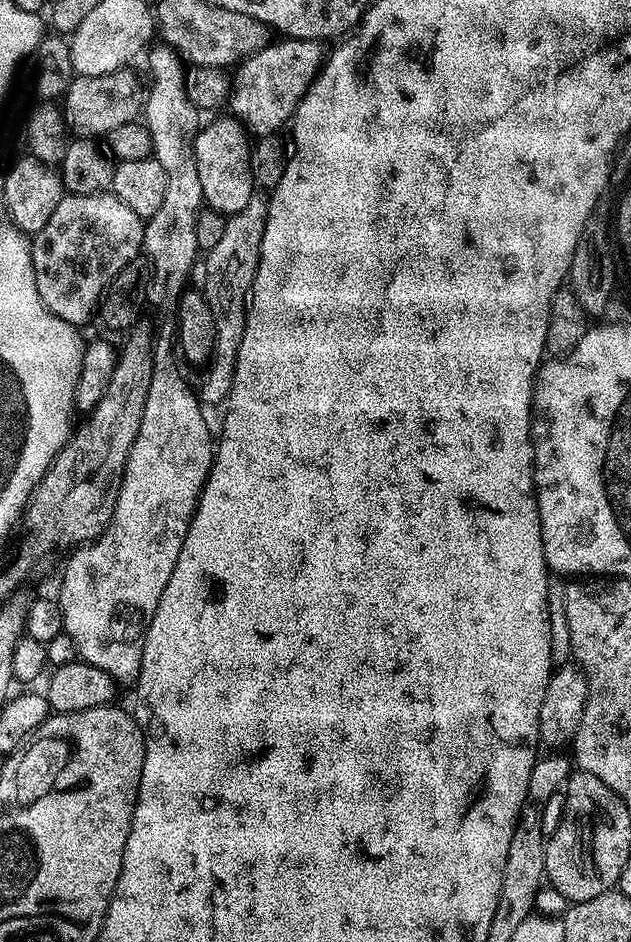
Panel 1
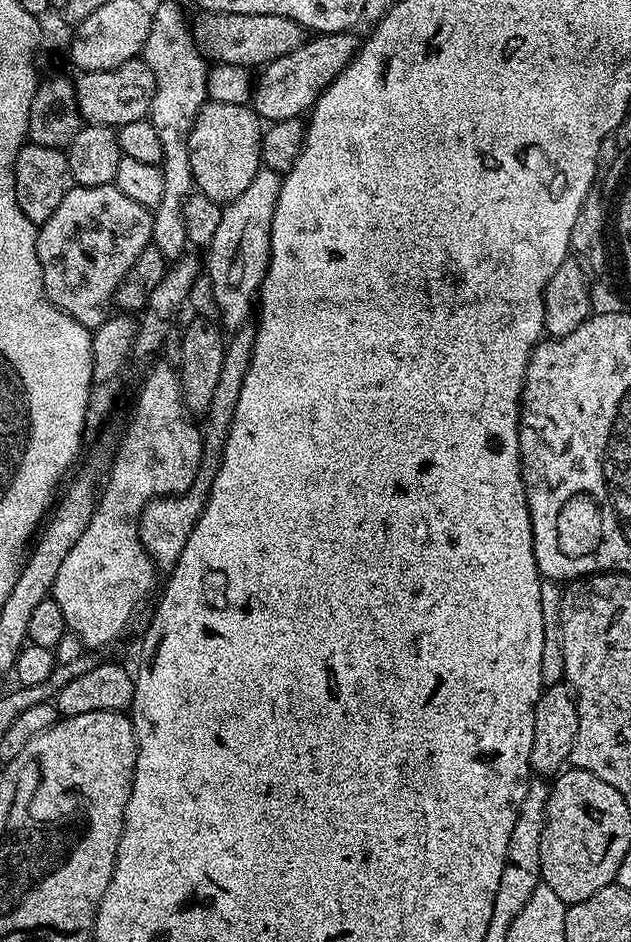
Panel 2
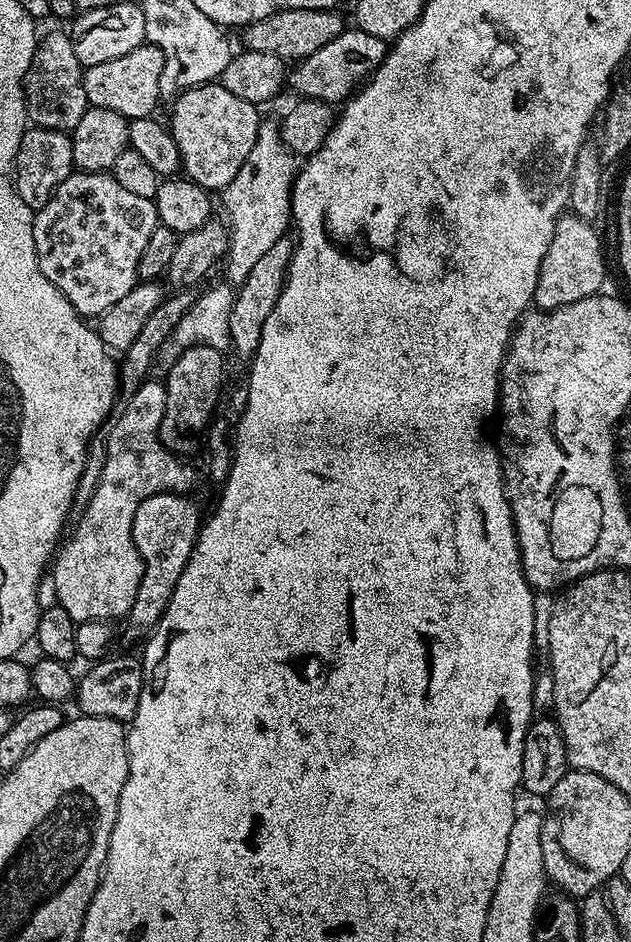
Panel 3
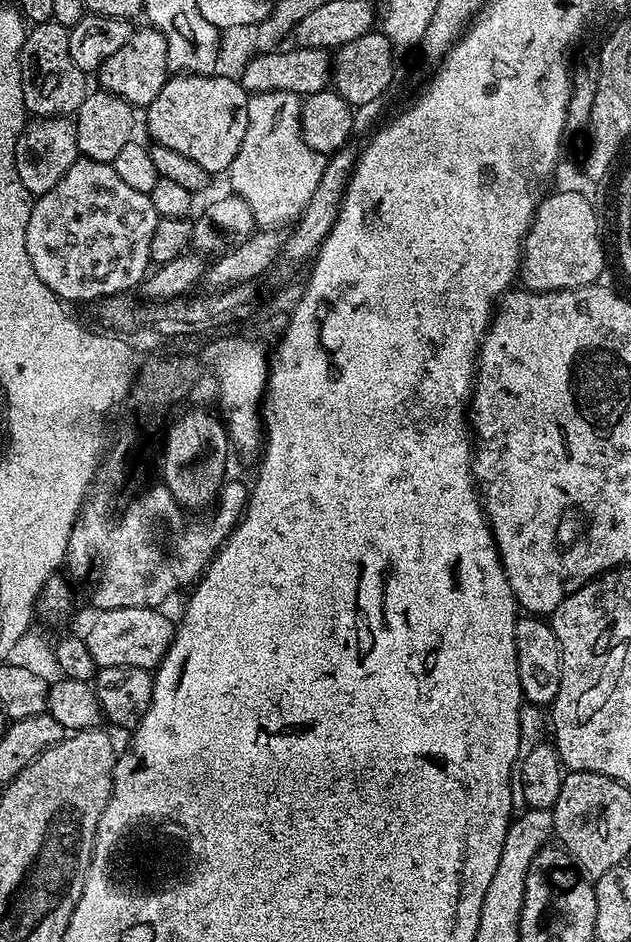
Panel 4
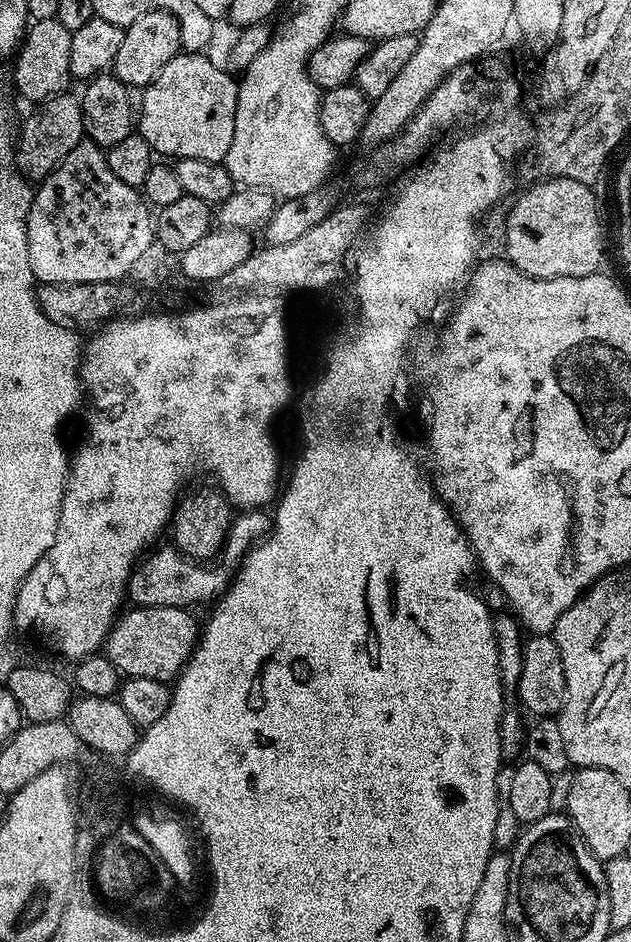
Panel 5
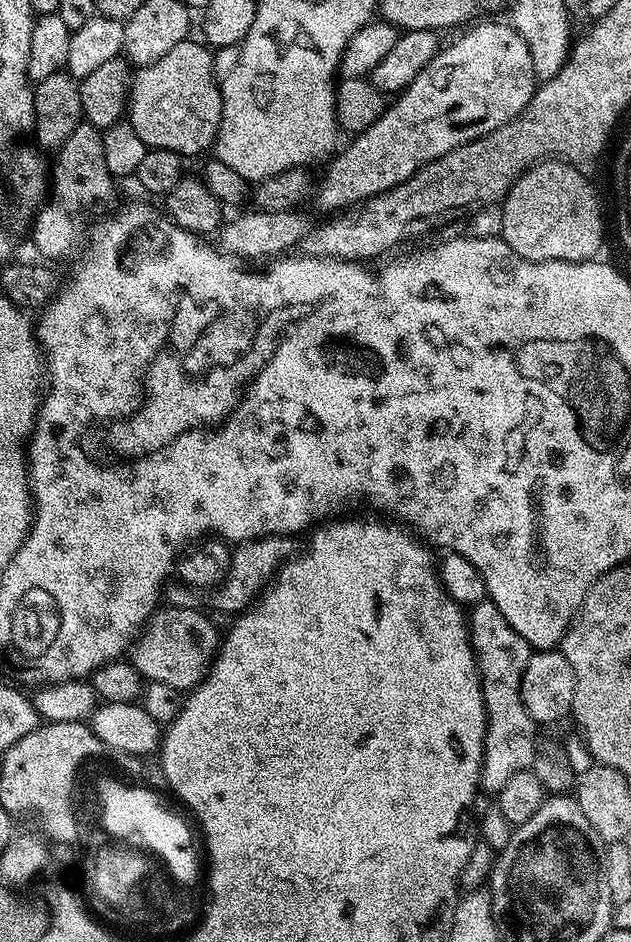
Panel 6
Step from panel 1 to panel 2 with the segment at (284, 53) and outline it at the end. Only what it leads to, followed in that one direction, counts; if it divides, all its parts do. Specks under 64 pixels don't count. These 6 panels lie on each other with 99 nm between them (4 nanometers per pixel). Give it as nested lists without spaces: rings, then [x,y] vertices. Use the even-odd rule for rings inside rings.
[[[351,31],[325,32],[305,39],[298,50],[290,50],[290,54],[282,54],[282,58],[274,58],[269,64],[259,69],[254,80],[251,107],[264,122],[275,122],[303,117],[316,105],[320,97],[334,82],[334,78],[344,67],[356,57],[358,40],[352,37]]]

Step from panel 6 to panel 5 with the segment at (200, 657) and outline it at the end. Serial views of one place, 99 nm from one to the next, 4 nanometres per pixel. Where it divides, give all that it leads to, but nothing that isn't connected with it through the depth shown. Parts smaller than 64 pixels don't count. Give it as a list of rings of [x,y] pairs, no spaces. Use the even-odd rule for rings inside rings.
[[[142,608],[125,611],[112,625],[107,640],[102,645],[103,655],[116,667],[117,673],[125,677],[154,678],[172,682],[180,675],[180,669],[188,662],[196,649],[198,620],[186,608]]]

